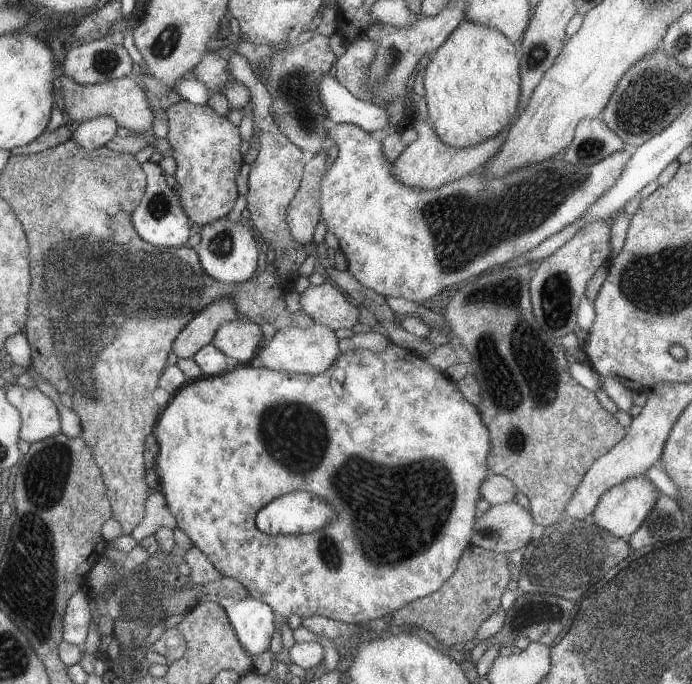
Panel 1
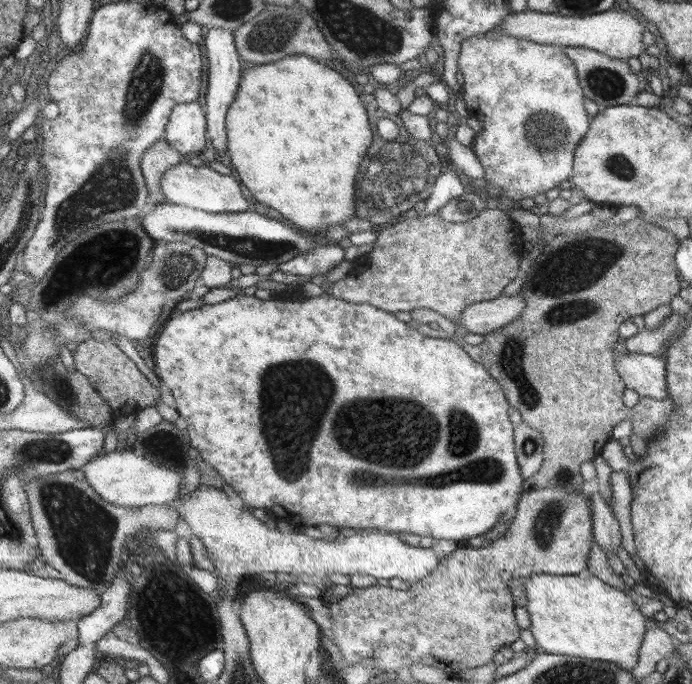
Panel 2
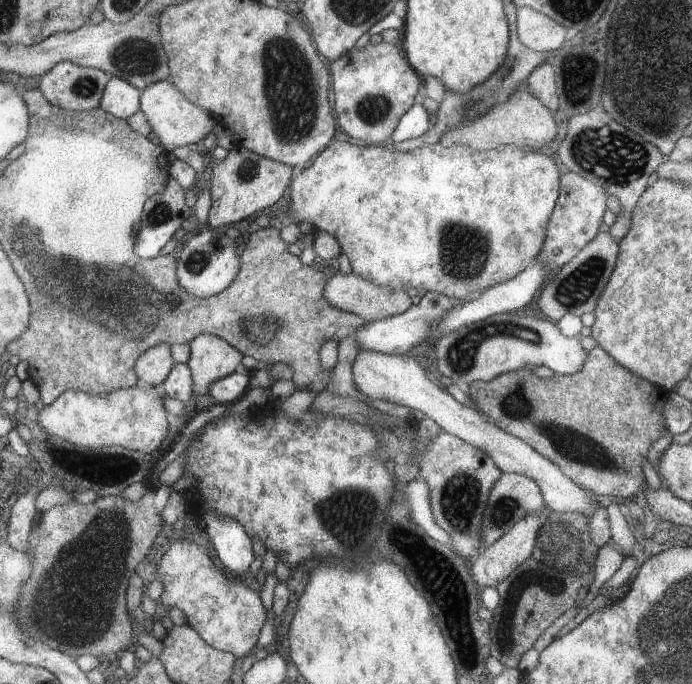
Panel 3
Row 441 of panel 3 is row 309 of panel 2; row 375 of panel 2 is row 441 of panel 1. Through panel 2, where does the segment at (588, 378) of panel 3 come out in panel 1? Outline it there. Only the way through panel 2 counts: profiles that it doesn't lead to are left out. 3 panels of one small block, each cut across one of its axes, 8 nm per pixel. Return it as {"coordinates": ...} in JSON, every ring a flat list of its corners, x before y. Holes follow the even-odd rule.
{"coordinates":[[499,268,497,274,487,274,487,276,479,276,475,282,469,282,469,286,463,286,461,290,455,292,455,296,449,300,449,304,445,306,443,318,449,326,450,336,454,341,459,343,462,348,469,352,469,362,467,364,468,372,473,375,477,386,479,386,479,418,486,424,487,430,490,431,491,454,487,454,487,468,496,475,509,478,515,484,518,491,527,497,529,502,529,511,531,518,534,519,534,524,540,524,543,527,554,525,555,522,563,521,563,508,567,506,567,502,571,500,571,496,575,494,578,489,579,482,582,481,583,476,588,471,595,460,607,454,612,446,615,446,626,431,624,427,617,422,613,414,605,411,595,394,583,386,579,386,569,374,567,374,567,366,569,366,570,356,560,346,556,339,549,338,539,328,539,323,535,320,533,307,529,302,529,292,527,292,527,282,531,278,531,270,529,268]]}

